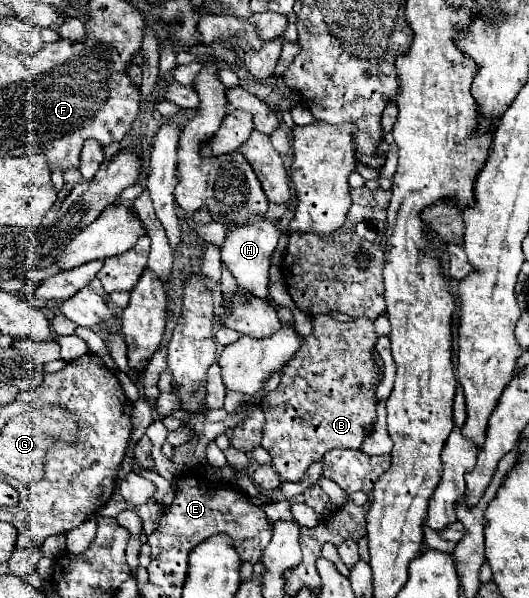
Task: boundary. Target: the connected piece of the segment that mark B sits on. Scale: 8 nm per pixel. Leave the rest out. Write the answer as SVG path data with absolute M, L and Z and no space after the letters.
M316 315L312 319L314 333L302 341L302 349L290 357L282 367L280 385L266 395L266 433L262 447L270 453L272 465L282 481L300 481L306 469L322 459L332 449L358 449L364 437L372 431L376 423L376 373L372 361L372 349L376 343L374 325L370 319L356 319L352 323L342 323L330 315Z

